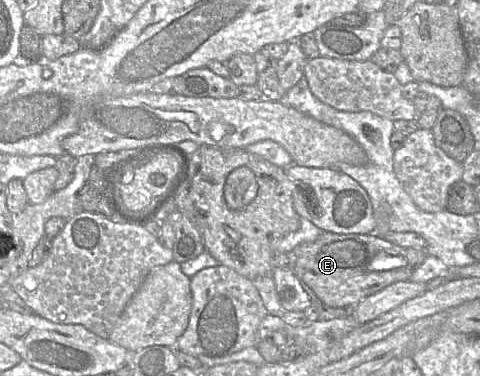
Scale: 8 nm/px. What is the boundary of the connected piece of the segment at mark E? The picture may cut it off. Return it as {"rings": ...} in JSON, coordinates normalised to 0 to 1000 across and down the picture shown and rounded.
{"rings":[[[671,614],[656,641],[629,646],[604,668],[602,689],[604,715],[635,750],[671,809],[729,822],[813,755],[850,747],[888,678],[883,662],[835,657],[785,622]]]}

